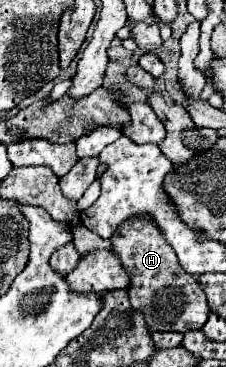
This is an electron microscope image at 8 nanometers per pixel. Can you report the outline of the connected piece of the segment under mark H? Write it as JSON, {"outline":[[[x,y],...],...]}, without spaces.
{"outline":[[[149,215],[129,217],[119,225],[111,237],[113,251],[125,263],[131,273],[129,299],[131,307],[141,311],[149,331],[179,331],[187,333],[191,329],[201,329],[209,317],[209,305],[205,291],[201,289],[195,275],[189,275],[177,261],[173,247],[165,241],[163,233]]]}

